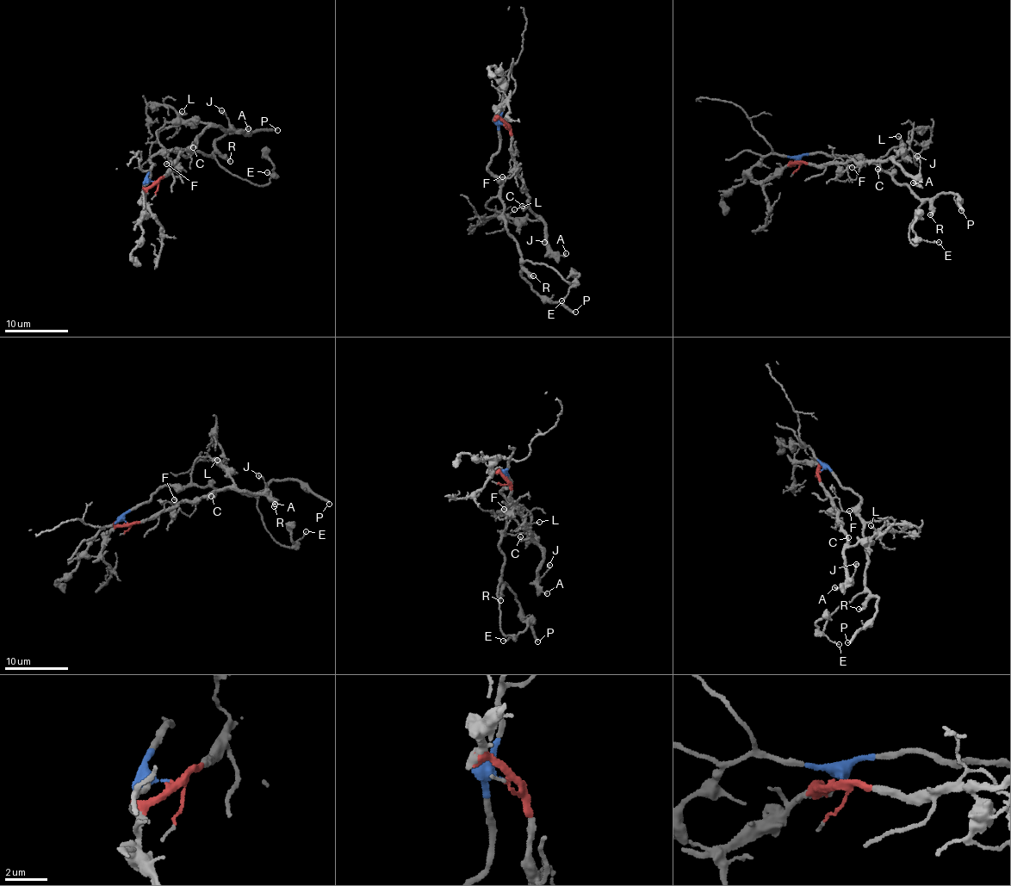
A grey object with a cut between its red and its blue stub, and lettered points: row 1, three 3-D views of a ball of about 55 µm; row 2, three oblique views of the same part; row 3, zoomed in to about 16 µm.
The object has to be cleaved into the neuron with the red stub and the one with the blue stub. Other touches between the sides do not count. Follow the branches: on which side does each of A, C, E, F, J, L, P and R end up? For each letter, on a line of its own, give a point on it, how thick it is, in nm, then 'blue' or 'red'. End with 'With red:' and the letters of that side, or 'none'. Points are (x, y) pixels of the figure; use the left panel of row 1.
A: place (248, 128); calibre 140 nm; red
C: place (193, 147); calibre 240 nm; red
E: place (267, 172); calibre 140 nm; blue
F: place (166, 164); calibre 150 nm; red
J: place (221, 110); calibre 160 nm; red
L: place (182, 111); calibre 130 nm; blue
P: place (277, 130); calibre 240 nm; blue
R: place (230, 161); calibre 240 nm; blue
With red: A, C, F, J

